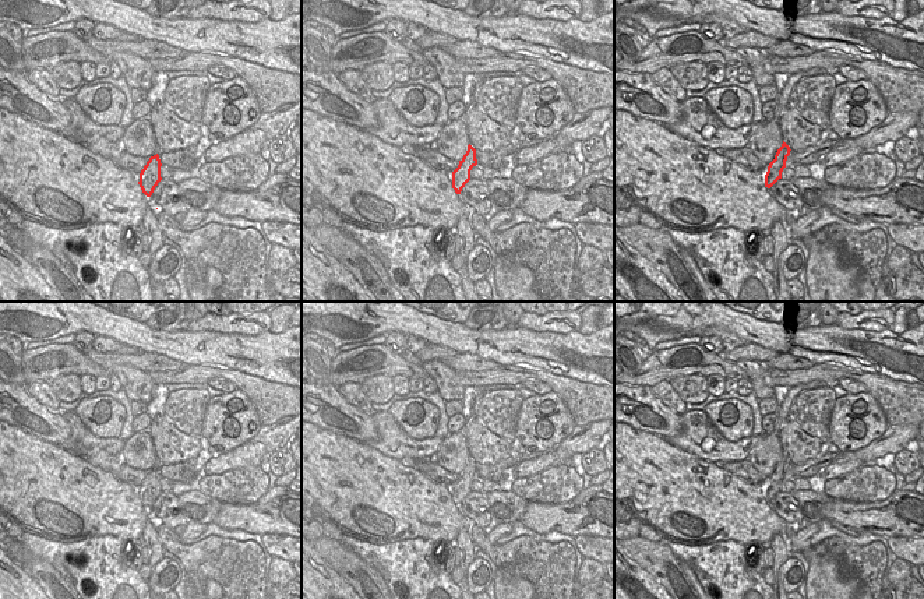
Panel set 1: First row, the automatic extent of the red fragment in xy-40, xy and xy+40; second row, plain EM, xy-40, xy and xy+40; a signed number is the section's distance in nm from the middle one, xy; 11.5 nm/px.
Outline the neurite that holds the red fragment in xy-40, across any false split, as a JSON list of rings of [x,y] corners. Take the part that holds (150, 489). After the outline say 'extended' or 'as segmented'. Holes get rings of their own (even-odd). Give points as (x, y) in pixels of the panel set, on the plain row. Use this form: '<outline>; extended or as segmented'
[[[154,468],[149,471],[147,478],[140,486],[140,500],[147,510],[151,510],[158,496],[162,493],[161,490],[161,472],[159,468]]]; as segmented

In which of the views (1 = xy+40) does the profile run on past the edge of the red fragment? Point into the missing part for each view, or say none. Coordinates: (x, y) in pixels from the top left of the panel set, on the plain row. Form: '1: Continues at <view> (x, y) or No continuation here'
1: No continuation here

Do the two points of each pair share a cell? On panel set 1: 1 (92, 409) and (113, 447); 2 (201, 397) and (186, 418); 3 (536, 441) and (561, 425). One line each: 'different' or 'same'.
1: different
2: same
3: same

